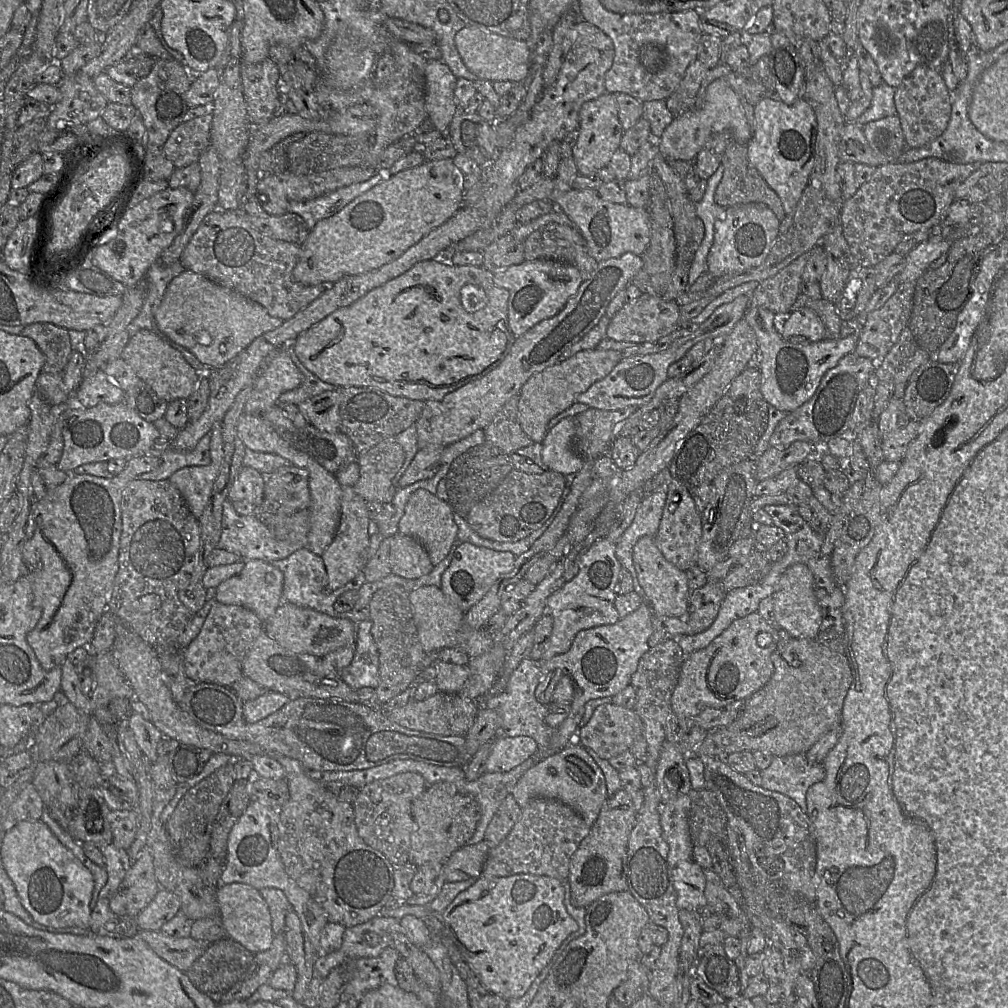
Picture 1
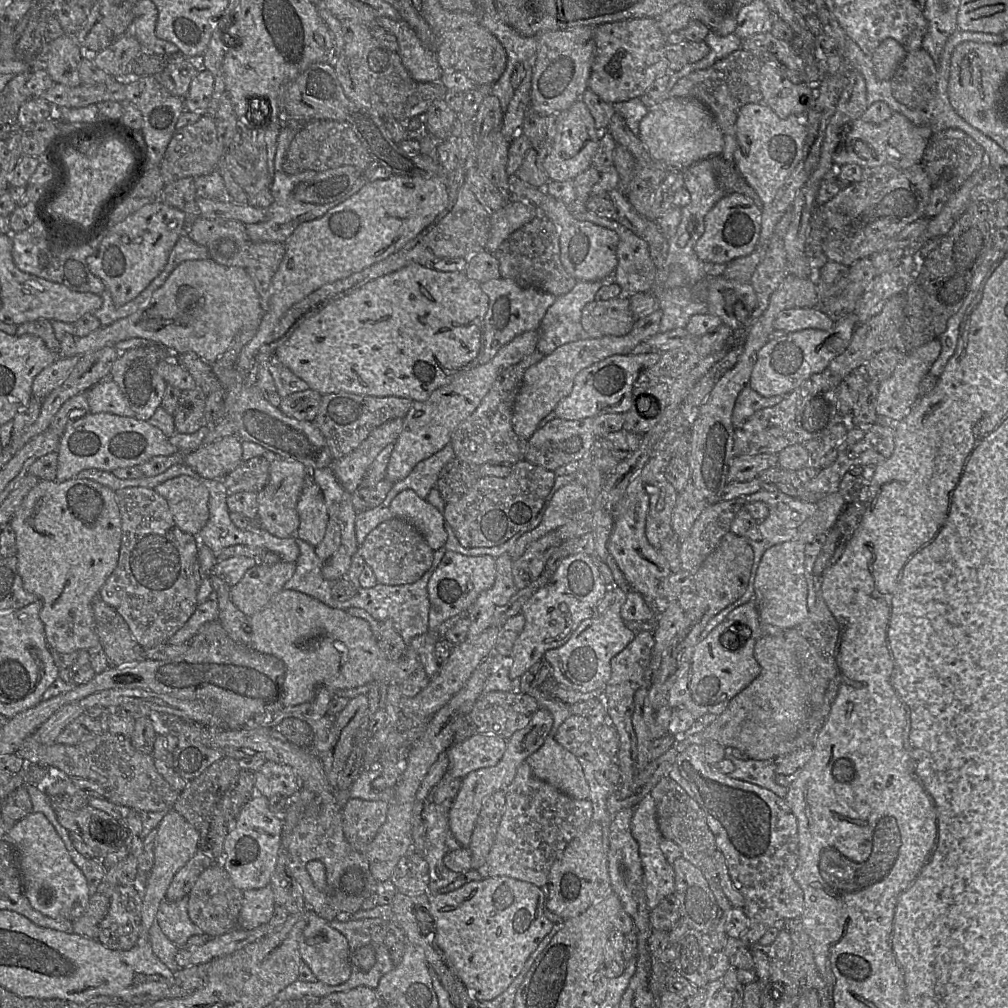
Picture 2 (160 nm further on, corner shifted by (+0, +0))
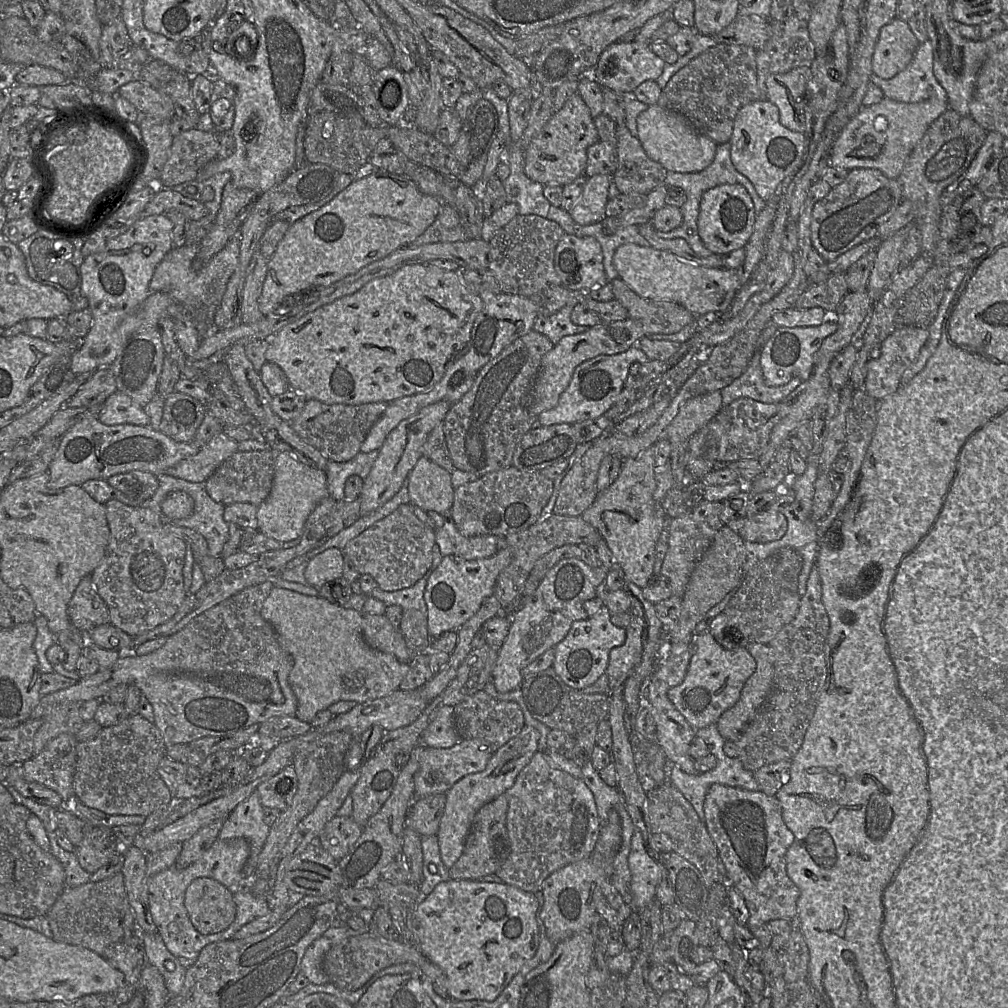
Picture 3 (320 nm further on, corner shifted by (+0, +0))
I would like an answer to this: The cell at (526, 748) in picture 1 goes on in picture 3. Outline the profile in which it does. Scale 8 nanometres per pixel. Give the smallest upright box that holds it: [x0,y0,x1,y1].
[414,739,493,798]

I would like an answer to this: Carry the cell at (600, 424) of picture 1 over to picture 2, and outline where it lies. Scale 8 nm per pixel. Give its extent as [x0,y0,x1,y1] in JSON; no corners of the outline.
[525,417,599,471]

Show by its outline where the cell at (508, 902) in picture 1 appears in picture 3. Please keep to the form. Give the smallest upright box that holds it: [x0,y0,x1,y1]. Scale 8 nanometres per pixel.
[417,879,540,1002]

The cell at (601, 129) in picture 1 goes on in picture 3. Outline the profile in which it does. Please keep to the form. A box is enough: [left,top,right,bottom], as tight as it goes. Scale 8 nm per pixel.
[524,92,600,185]

